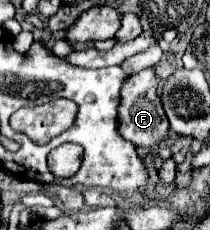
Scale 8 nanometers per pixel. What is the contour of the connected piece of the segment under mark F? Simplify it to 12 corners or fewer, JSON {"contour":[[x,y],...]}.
{"contour":[[154,68],[122,88],[118,130],[138,148],[168,140]]}

